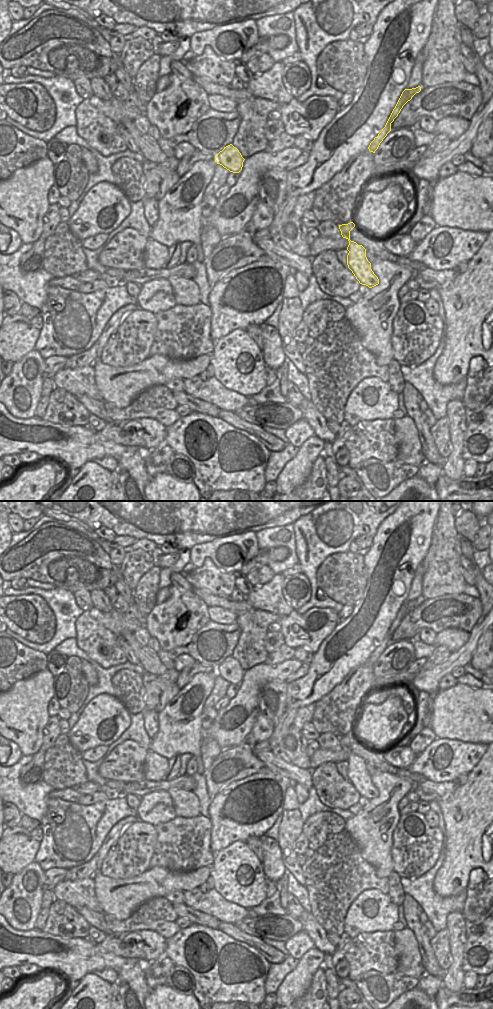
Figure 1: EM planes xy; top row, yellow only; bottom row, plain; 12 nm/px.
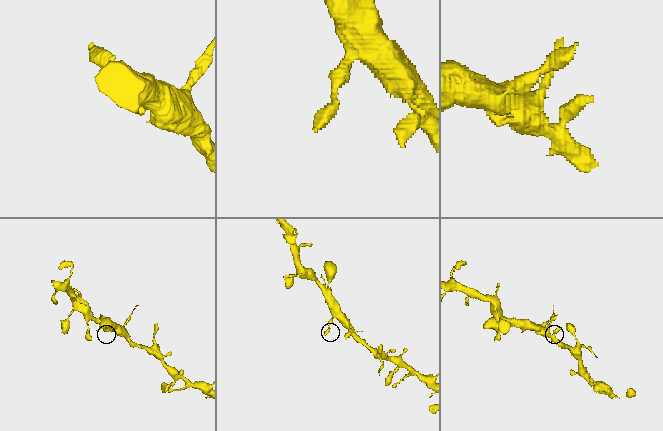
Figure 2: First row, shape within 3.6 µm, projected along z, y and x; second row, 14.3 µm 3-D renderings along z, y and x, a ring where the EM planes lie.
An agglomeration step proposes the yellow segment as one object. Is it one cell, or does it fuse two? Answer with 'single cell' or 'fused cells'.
single cell

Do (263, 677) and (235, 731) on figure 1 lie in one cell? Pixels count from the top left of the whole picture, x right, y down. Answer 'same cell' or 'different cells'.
same cell

